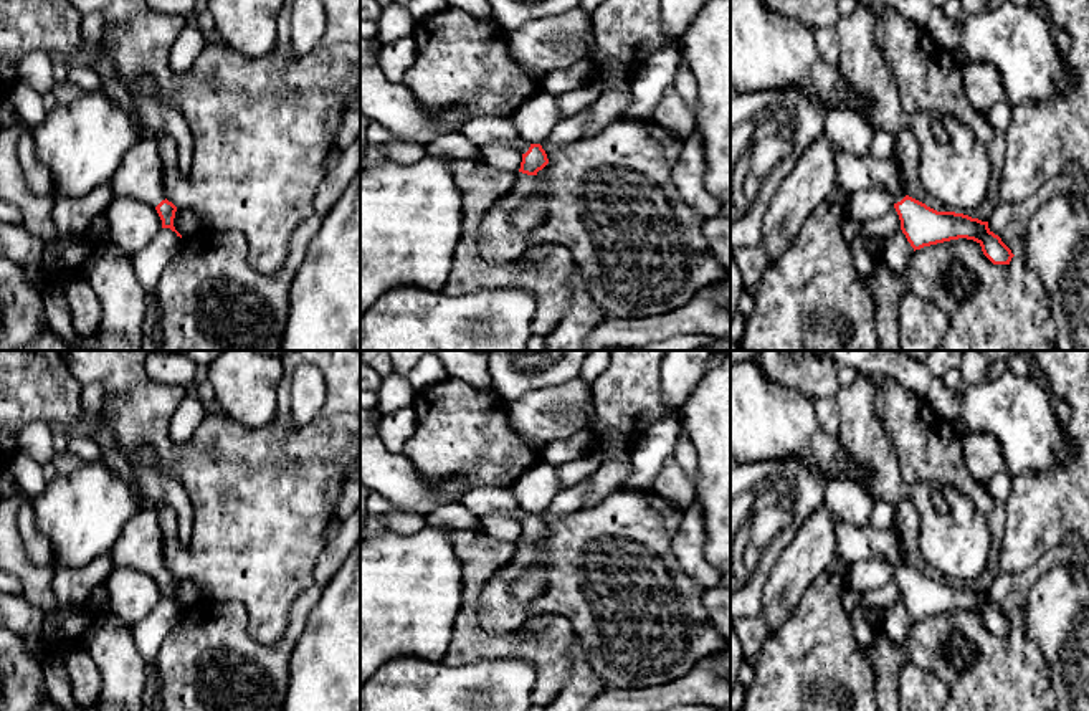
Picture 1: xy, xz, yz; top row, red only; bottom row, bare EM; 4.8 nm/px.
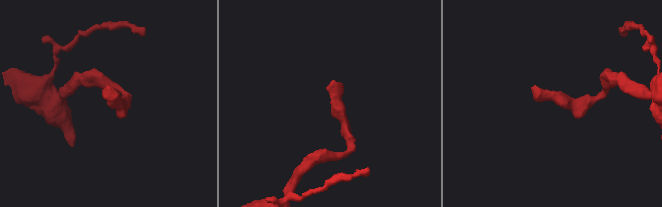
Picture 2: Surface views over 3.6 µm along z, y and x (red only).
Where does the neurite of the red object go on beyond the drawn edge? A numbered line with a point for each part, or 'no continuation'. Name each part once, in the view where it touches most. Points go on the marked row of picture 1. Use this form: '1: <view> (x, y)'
1: xz (481, 129)

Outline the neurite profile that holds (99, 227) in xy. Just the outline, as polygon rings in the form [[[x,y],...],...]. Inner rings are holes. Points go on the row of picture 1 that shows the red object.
[[[106,213],[96,215],[89,225],[89,233],[88,236],[94,241],[94,243],[106,243],[109,241],[109,231],[111,231],[111,225],[109,220],[106,217]]]

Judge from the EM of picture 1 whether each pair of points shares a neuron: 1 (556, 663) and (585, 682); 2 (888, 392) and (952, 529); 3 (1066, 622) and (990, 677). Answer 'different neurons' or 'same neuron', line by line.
1: different neurons
2: different neurons
3: different neurons

